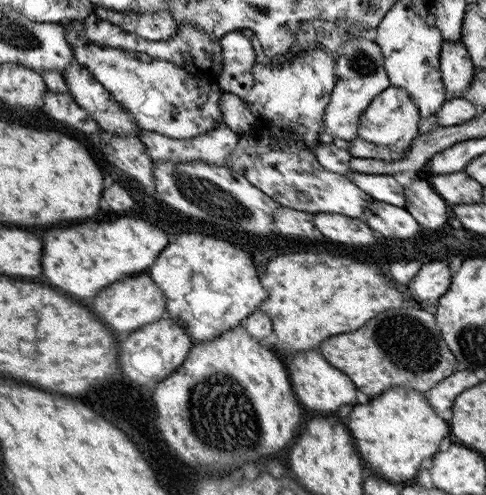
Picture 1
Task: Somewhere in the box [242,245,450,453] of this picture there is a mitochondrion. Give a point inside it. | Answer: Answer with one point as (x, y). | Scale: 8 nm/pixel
(408, 344)

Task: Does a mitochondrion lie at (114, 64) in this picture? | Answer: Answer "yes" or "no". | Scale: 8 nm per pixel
no

